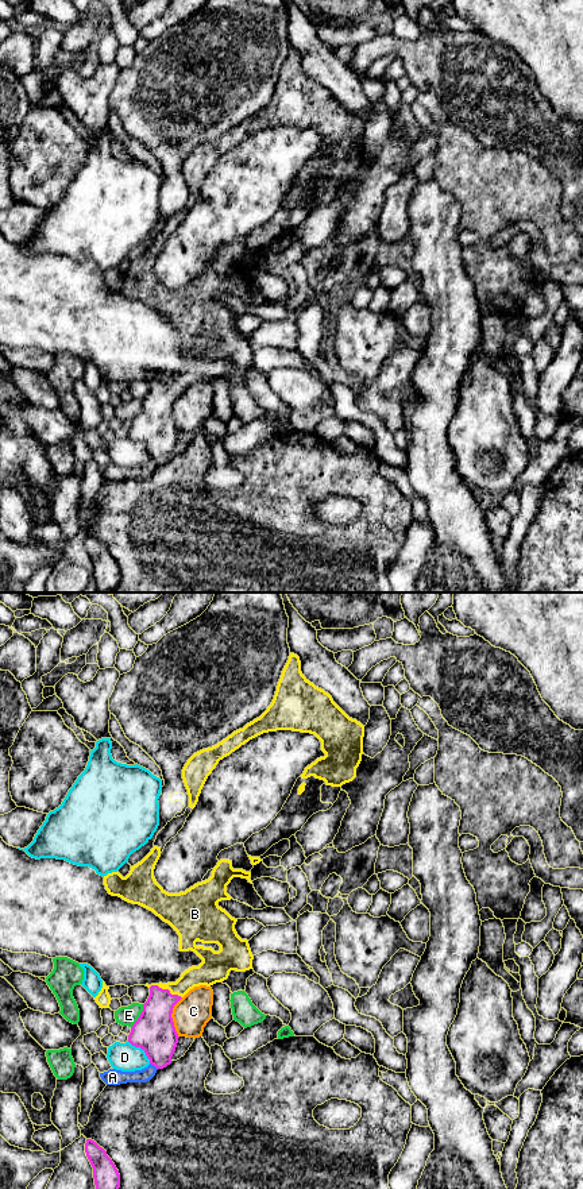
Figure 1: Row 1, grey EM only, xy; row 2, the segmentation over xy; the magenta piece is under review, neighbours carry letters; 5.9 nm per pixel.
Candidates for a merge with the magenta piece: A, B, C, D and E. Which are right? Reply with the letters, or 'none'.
B

